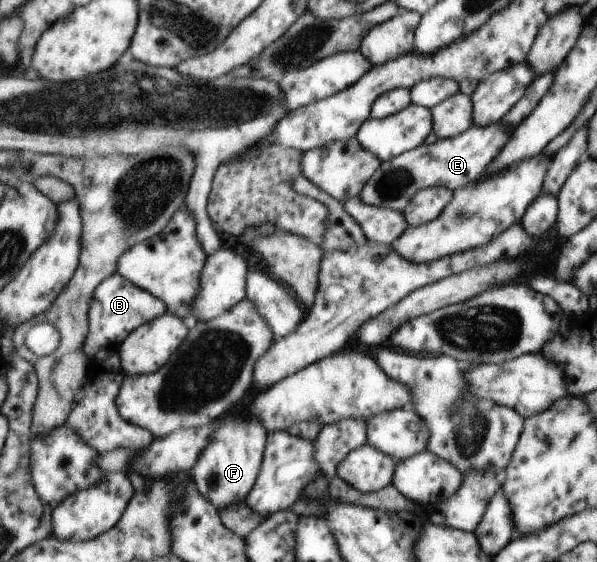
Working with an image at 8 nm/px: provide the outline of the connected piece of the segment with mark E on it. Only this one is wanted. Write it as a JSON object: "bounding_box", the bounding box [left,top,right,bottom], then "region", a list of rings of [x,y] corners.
{"bounding_box":[358,123,511,212],"region":[[[500,123],[472,125],[453,138],[437,138],[432,144],[420,144],[418,148],[383,161],[378,171],[363,185],[358,196],[366,205],[402,212],[411,197],[424,188],[442,186],[453,192],[458,188],[470,186],[480,179],[483,169],[490,165],[500,148],[506,145],[511,131]]]}

